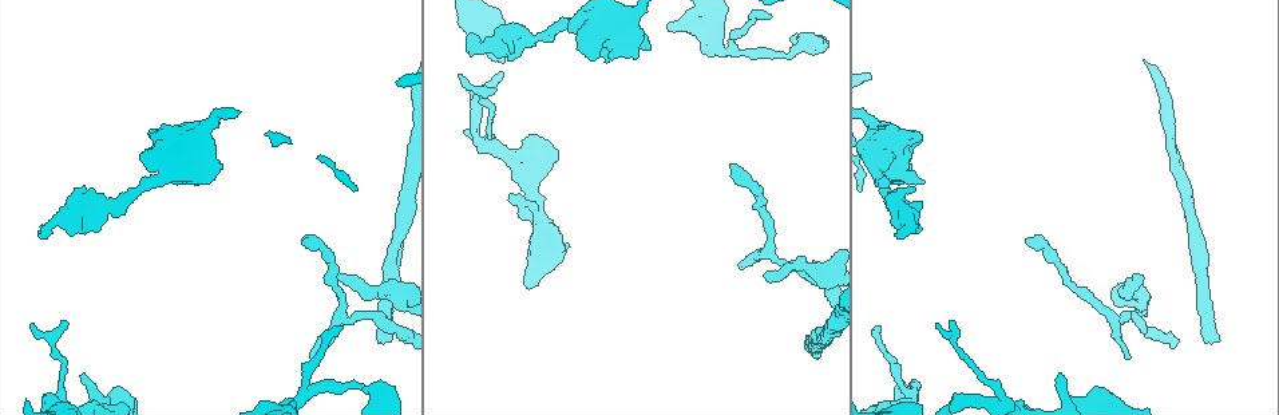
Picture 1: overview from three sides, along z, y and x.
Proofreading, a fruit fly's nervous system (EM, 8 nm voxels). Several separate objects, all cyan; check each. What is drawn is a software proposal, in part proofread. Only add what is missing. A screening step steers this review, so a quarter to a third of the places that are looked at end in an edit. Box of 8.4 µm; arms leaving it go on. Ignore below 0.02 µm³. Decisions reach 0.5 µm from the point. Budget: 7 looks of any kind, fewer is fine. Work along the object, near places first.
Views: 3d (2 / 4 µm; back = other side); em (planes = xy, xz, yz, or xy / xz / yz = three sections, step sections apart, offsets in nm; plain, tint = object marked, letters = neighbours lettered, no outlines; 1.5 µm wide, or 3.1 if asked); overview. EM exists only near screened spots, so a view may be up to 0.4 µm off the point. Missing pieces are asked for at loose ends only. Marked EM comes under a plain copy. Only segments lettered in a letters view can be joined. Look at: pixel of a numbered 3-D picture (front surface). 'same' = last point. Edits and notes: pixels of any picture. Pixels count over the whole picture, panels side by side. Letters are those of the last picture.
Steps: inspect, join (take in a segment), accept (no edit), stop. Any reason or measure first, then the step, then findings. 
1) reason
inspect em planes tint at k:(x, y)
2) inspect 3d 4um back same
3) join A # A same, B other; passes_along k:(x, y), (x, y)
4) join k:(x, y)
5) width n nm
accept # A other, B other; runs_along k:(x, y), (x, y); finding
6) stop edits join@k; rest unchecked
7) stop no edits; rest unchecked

branch stops here
inspect 3d 4um at 1:(767, 276)

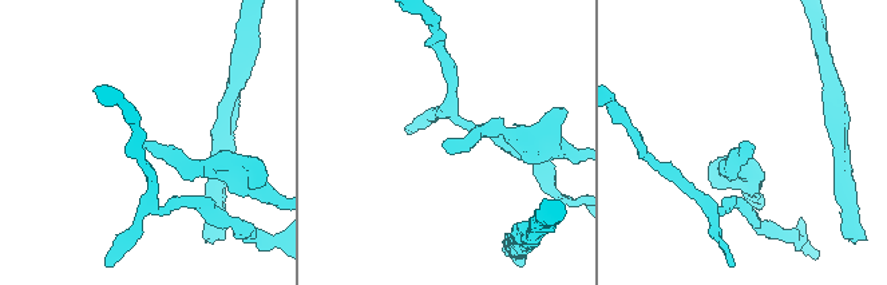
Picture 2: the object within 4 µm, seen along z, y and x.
shape alone is not enough
inspect em planes letters at 2:(747, 148)

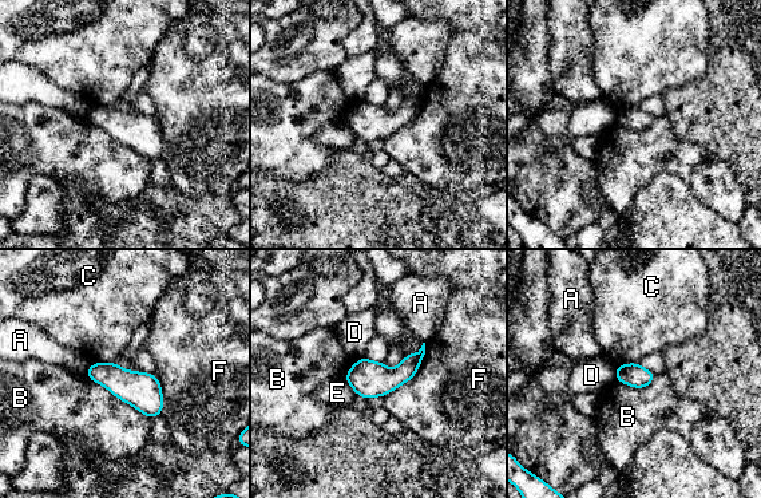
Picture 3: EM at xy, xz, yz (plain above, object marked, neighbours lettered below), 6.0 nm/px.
width 140 nm
accept # A other, B other, C other, D other, E other, F other; border 3:(425, 343), (419, 370), (384, 396); none of them fits

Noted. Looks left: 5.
an open end
inspect em xy step 4 letters at 1:(1126, 357)

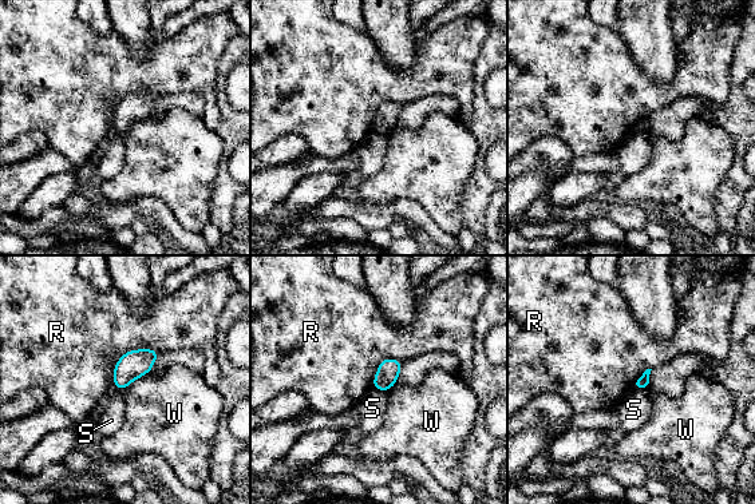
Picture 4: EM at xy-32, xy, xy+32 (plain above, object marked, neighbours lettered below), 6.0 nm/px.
width 80 nm; longest_contact R 340 nm
accept # R other, S other, W other; none of them fits

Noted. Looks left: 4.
an open end
inspect 3d 4um at 1:(391, 340)

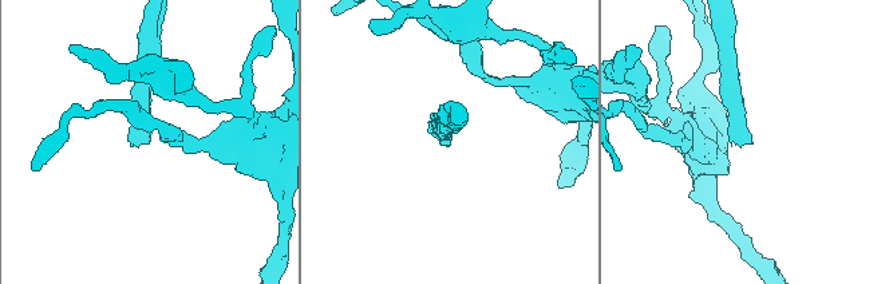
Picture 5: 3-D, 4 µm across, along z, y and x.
shape alone is not enough
inspect em planes letters at 5:(749, 143)

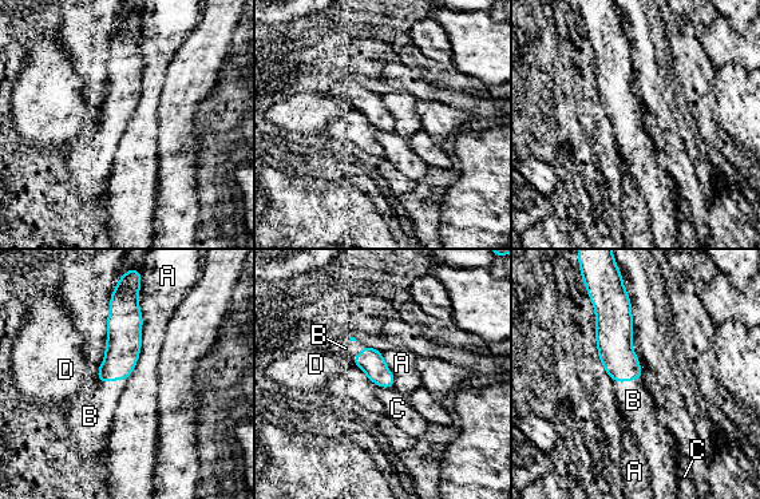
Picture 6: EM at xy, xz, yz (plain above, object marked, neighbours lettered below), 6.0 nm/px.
longest_contact A 550 nm
join B # A other, B same, C other, D other; the neuron continues

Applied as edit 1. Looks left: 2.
stop edits join@6; rest unchecked

